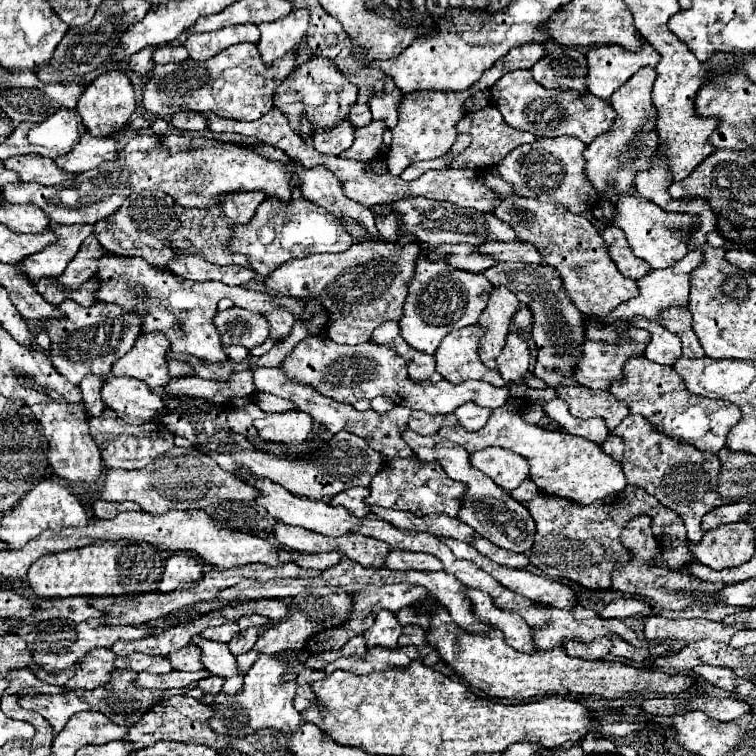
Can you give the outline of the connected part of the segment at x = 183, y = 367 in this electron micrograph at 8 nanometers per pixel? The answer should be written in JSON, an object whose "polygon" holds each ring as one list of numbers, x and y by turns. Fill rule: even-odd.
{"polygon":[[169,360,169,374,171,374,173,378,181,378,181,376,185,376,185,374,189,374,189,372,191,372,191,366,189,366,189,364,179,362,179,360]]}

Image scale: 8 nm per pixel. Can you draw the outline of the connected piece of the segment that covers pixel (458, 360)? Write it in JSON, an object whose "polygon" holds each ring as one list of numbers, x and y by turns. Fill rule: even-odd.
{"polygon":[[475,324,455,330,443,338,443,342,435,352,437,372,443,376,443,380,451,384,459,384,469,378,481,380,489,372,489,368,481,364,477,354,481,336,483,336,483,328]]}

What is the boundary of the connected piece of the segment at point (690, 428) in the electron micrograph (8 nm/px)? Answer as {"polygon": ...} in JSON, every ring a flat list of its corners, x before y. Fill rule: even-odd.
{"polygon":[[645,356,629,358,625,364,625,378,617,380,609,392,617,400,627,402,631,412,643,414,659,432,689,442,699,450,711,454,717,454,725,446,729,430,741,418,741,410,735,404,727,400,713,400,687,392,685,382,673,370,673,366,655,364]]}

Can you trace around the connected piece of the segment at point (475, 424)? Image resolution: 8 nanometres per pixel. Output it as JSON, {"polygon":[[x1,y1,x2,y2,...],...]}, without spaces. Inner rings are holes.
{"polygon":[[469,402,469,404,463,404,455,410,459,422,463,428,469,428,469,432,477,432,485,426,485,422,489,420,491,416,491,410,489,408,477,408,477,404]]}

